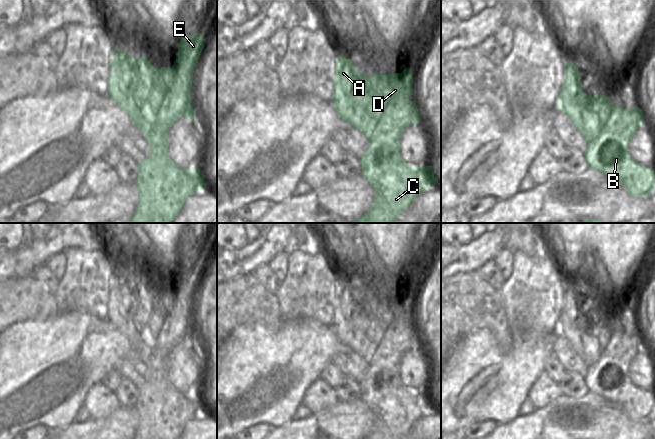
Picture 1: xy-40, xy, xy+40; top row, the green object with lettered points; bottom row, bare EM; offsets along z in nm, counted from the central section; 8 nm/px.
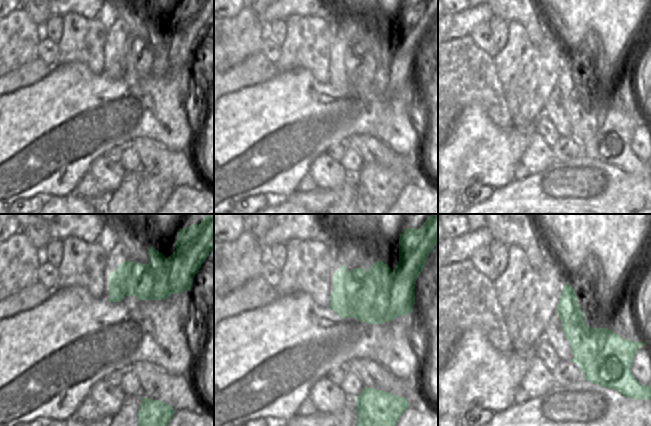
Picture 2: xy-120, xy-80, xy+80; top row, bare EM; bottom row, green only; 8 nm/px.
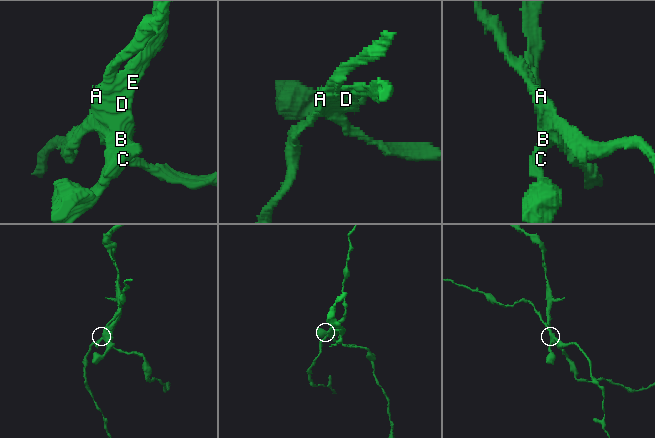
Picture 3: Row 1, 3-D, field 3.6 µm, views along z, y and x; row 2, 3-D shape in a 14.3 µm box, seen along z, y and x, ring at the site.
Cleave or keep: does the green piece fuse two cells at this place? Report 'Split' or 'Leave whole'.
Split

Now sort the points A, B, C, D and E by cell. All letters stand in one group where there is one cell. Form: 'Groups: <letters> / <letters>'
Groups: A / B C D E

